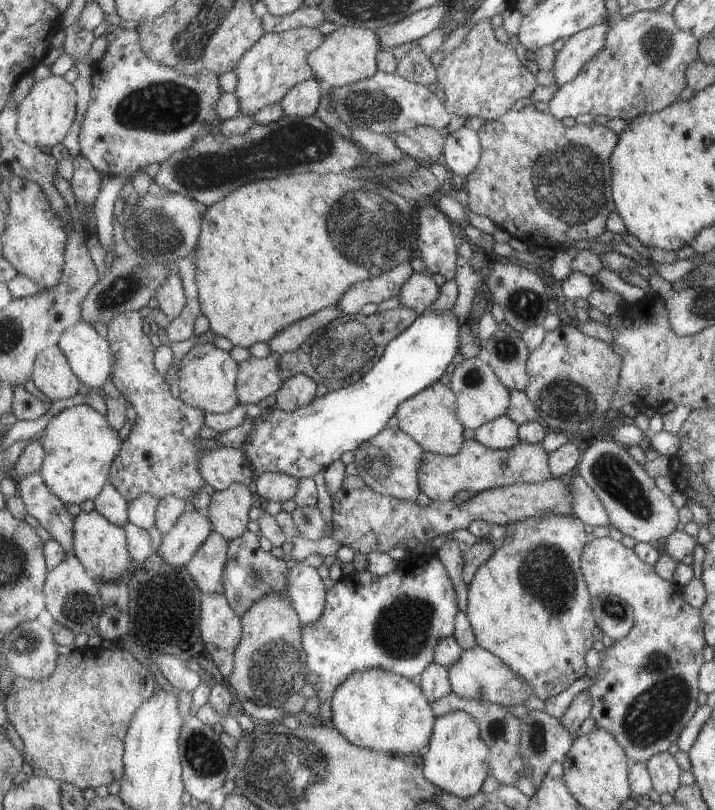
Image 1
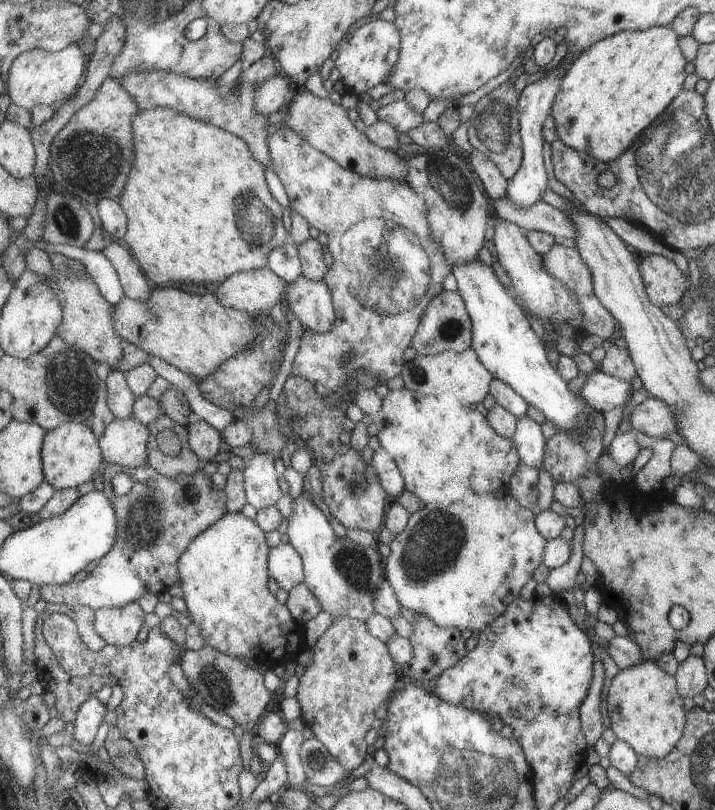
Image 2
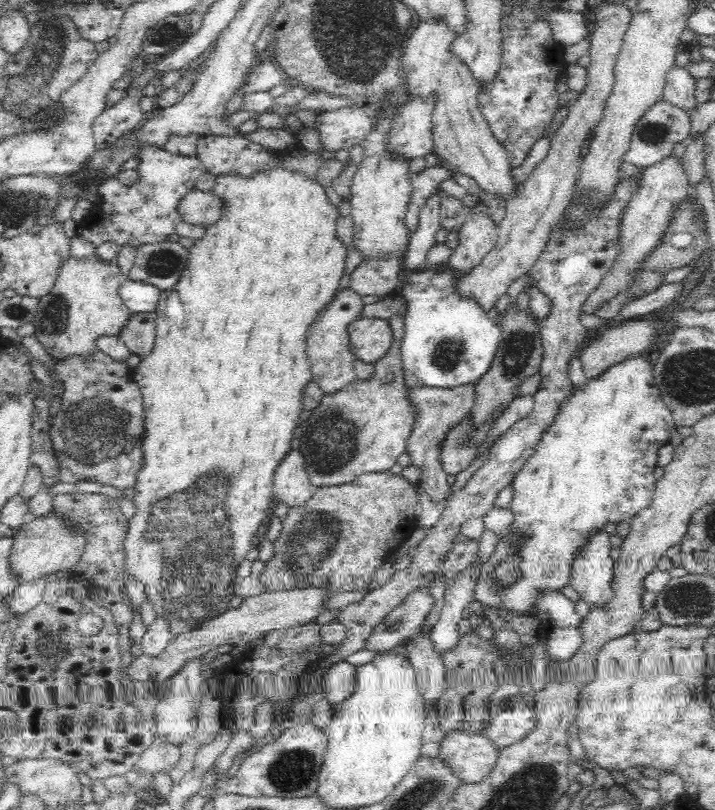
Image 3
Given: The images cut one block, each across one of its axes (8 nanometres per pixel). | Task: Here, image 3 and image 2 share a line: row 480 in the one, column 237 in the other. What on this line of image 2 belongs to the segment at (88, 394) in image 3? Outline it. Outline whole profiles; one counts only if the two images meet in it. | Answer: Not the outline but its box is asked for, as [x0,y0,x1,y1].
[117,53,279,167]

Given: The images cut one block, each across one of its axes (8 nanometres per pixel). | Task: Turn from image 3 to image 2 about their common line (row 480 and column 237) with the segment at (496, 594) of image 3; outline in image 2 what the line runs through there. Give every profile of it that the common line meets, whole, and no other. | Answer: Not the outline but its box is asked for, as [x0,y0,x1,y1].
[176,512,304,668]

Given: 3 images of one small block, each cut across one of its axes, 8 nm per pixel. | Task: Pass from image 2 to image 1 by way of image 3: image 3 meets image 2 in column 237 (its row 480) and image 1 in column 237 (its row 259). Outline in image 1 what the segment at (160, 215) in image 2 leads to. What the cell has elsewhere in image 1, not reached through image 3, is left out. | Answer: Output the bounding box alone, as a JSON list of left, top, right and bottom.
[193,170,419,348]

